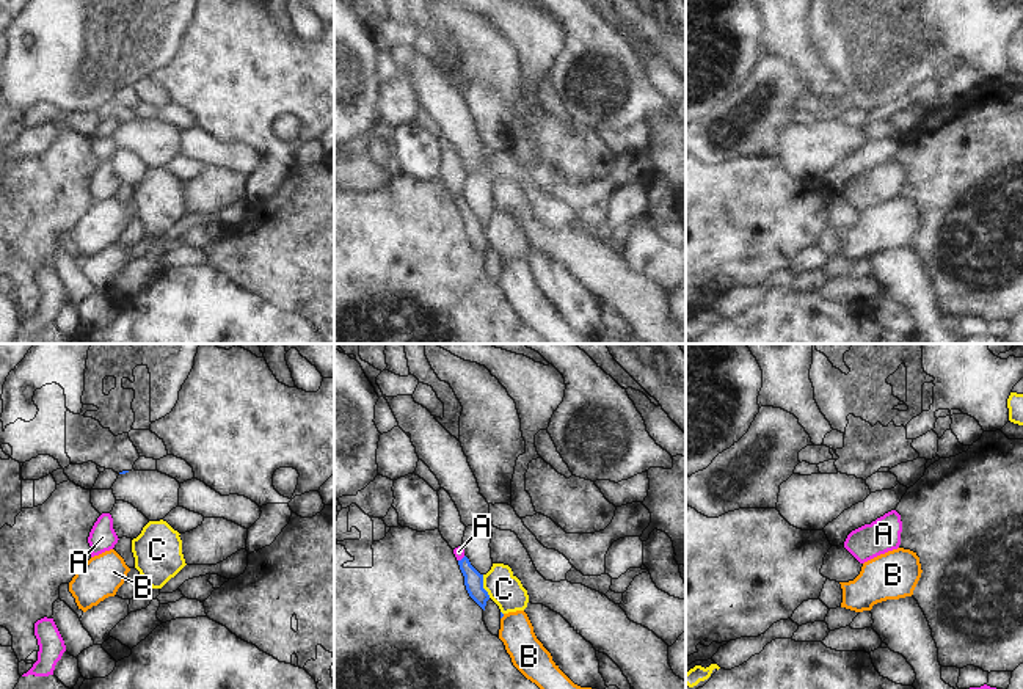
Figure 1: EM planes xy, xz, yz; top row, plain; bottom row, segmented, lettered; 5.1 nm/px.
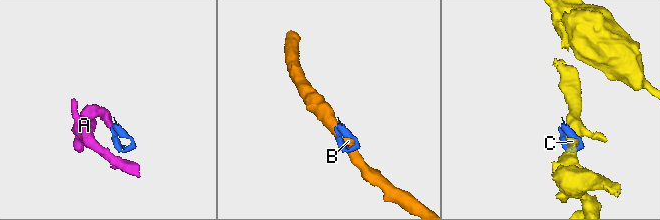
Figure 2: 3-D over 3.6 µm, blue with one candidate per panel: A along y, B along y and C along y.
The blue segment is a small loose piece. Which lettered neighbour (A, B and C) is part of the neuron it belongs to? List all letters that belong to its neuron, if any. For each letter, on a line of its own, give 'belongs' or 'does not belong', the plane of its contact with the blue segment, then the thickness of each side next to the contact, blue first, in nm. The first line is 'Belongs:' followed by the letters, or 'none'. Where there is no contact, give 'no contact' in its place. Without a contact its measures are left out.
Belongs: A
A: belongs; meets blue in xz; 100 nm thick on the blue side, 50 nm on the other
B: does not belong; meets blue in xz; 20 nm thick on the blue side, 180 nm on the other
C: does not belong; meets blue in xz; 100 nm thick on the blue side, 170 nm on the other

